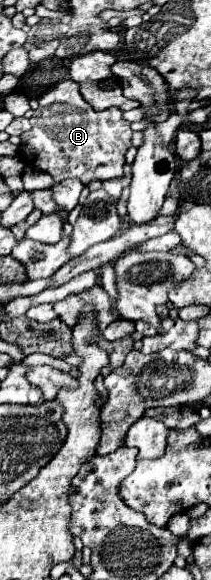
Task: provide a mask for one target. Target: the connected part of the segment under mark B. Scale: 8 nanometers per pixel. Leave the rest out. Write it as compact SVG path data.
M66 79L50 87L40 97L40 109L34 113L32 129L22 135L20 153L28 165L50 173L56 183L78 177L84 185L88 185L94 179L108 181L122 177L124 155L132 147L130 137L130 121L122 117L118 107L94 111L80 95L78 83Z

